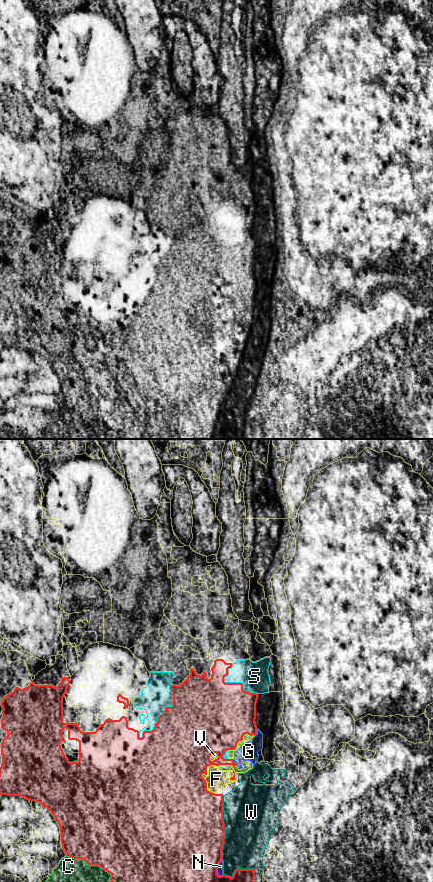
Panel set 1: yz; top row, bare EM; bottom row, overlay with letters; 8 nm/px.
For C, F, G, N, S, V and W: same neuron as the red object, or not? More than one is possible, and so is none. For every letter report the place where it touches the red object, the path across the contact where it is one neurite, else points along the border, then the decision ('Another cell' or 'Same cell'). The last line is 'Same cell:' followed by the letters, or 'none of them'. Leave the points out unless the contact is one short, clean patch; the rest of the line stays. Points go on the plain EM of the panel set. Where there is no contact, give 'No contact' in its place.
C: Touches red at yz (98, 417). Same cell
F: Touches red at yz (209, 343). Same cell
G: Touches red at yz (256, 285). Same cell
N: Touches red at yz (217, 419). Same cell
S: Touches red at yz (234, 235). Same cell
V: Touches red at yz (240, 292). Same cell
W: Touches red at yz (223, 379). Another cell
Same cell: C, F, G, N, S, V

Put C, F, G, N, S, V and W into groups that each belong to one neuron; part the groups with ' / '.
C F G N S V / W

